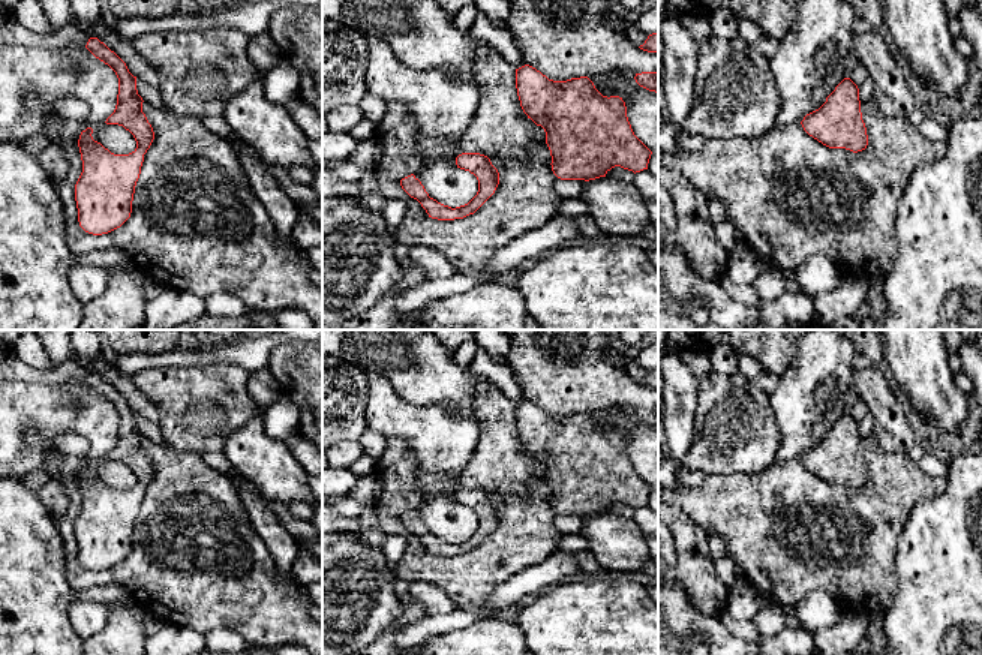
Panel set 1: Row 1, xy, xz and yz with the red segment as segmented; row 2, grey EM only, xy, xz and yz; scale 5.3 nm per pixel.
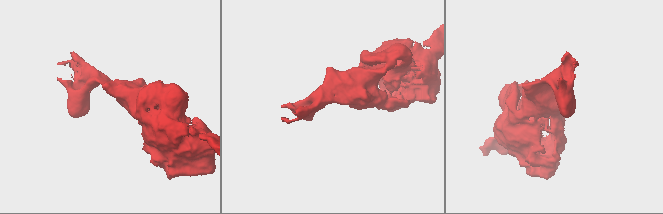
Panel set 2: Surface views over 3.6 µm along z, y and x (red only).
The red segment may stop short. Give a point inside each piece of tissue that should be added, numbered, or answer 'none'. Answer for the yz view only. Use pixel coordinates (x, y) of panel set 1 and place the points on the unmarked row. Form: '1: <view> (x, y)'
none

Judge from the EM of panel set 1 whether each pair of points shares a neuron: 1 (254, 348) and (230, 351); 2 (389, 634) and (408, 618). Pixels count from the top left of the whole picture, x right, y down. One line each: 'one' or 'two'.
1: one
2: one

